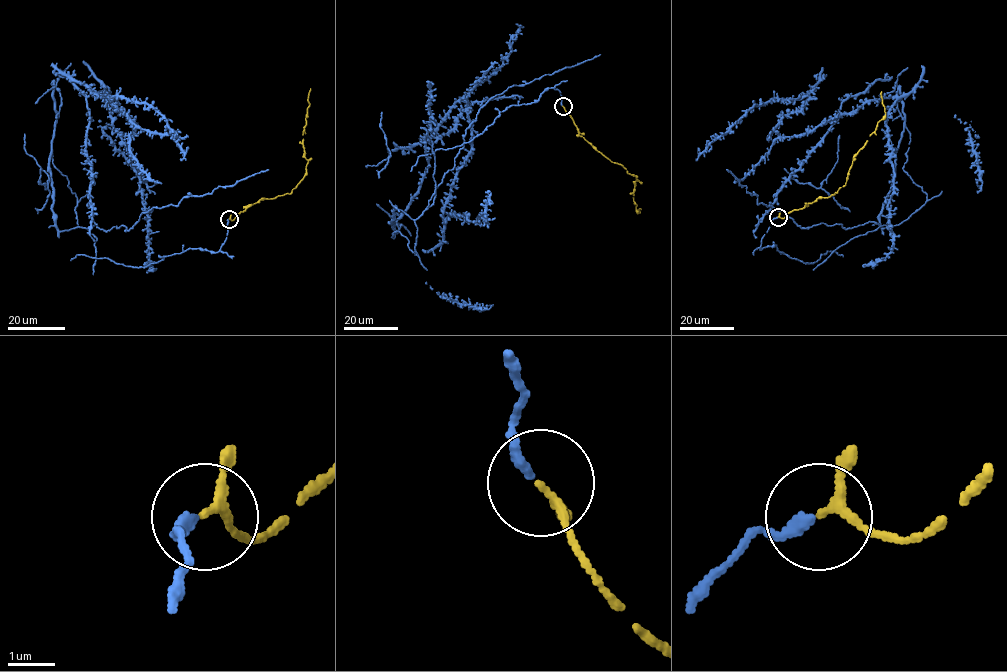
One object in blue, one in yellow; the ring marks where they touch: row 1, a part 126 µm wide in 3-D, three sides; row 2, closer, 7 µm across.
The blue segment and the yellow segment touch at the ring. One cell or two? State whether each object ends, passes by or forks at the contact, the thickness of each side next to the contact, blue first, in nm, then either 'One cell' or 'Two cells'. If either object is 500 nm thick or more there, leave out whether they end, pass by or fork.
At the ring blue ends. At the ring yellow passes by. Thickness 240 nm (blue) against 170 nm. One cell

